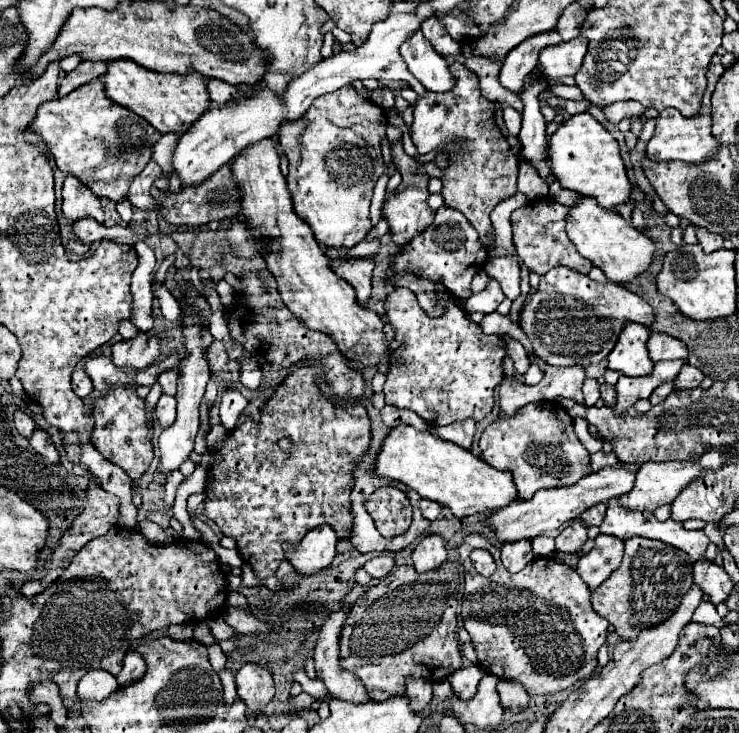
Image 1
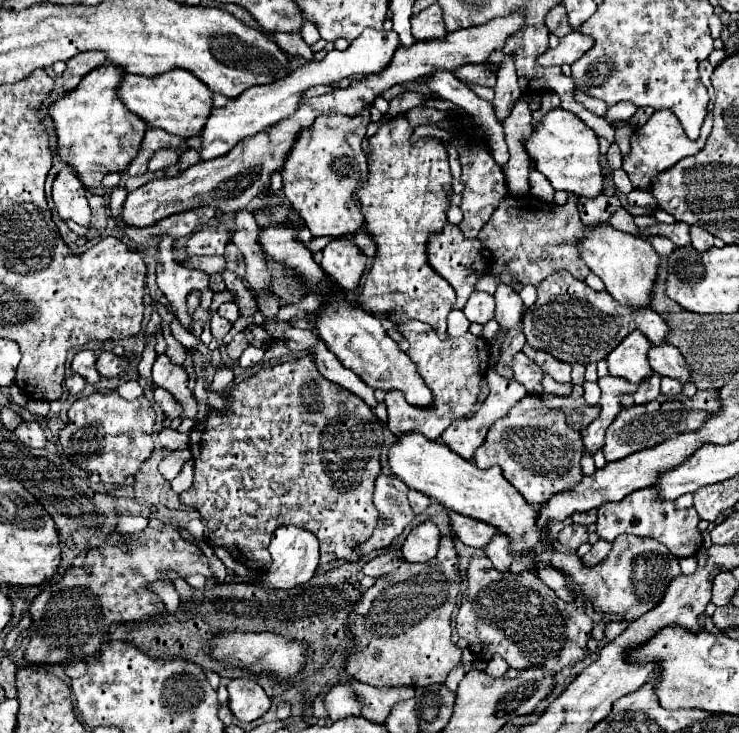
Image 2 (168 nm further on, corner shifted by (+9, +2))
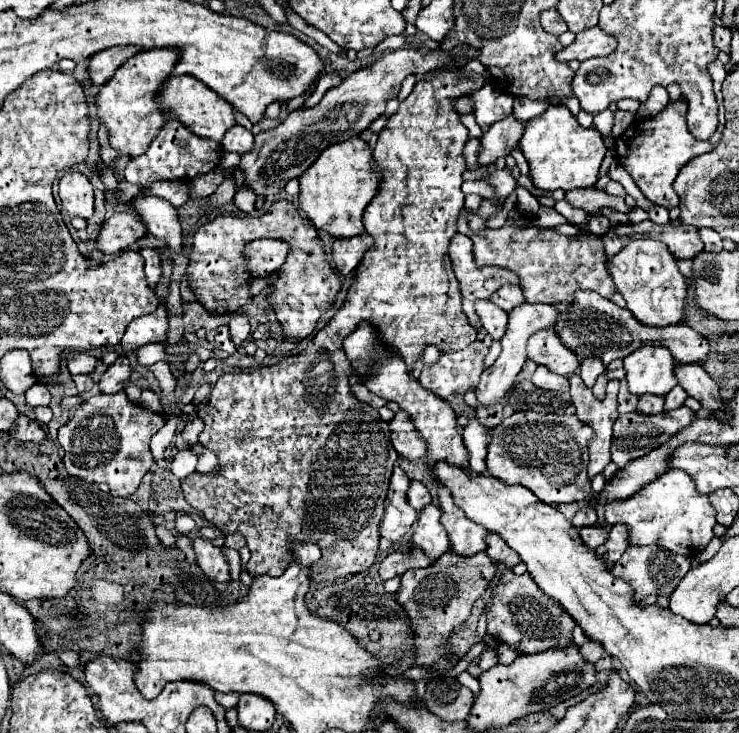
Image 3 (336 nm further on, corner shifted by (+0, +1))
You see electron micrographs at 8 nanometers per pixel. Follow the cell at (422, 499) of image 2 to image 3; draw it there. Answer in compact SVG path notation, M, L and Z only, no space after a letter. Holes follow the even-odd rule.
M416 480L410 482L410 488L408 488L408 494L406 494L406 500L410 502L410 506L414 506L414 510L422 510L426 504L432 502L428 488L426 488L422 482L416 482Z

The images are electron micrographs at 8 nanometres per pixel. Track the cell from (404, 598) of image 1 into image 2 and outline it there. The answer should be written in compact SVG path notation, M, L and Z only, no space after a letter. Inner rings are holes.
M441 537L435 559L427 563L405 561L393 573L379 577L375 585L361 595L361 601L357 601L349 615L347 629L353 645L347 657L347 673L373 687L425 687L431 683L445 683L449 671L461 663L461 649L451 641L451 613L457 603L457 589L461 589L461 573L451 537Z

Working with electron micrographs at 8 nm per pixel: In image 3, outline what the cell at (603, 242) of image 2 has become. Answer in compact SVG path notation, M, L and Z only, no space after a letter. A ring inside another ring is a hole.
M634 240L622 252L608 260L608 270L614 278L618 292L626 300L626 308L646 326L672 326L682 324L686 316L688 286L680 274L676 260L668 248L658 240Z

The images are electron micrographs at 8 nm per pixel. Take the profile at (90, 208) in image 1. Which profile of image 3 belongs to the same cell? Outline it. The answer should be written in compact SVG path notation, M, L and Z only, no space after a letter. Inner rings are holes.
M66 172L58 182L62 208L68 216L90 218L94 212L94 190L90 180L80 172Z

